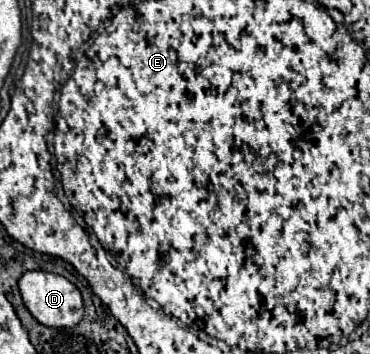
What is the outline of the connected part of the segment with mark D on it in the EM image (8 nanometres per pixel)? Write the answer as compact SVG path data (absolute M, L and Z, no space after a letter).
M33 270L25 272L19 280L19 290L23 296L23 302L27 310L33 314L33 318L45 326L51 328L73 328L81 322L83 318L83 296L77 290L75 284L71 284L67 278L53 274L53 272L43 272L43 270Z

